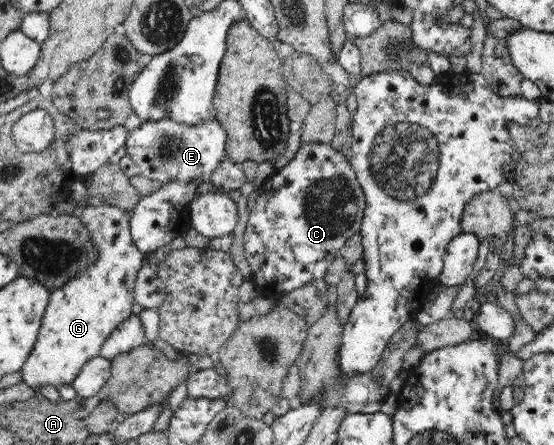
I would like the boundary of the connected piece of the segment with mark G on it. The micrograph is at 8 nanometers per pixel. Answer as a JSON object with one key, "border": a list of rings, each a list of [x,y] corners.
{"border":[[[105,203],[101,206],[85,207],[77,215],[88,230],[90,241],[96,248],[97,256],[95,262],[86,266],[85,270],[79,271],[63,286],[50,293],[50,300],[44,312],[37,342],[35,342],[33,352],[29,354],[29,358],[21,370],[21,382],[23,381],[27,386],[34,388],[35,393],[40,392],[40,388],[47,385],[59,388],[62,384],[72,384],[83,365],[93,357],[100,356],[103,343],[117,326],[127,320],[133,312],[132,308],[136,302],[134,300],[134,288],[137,272],[146,263],[146,255],[135,246],[130,233],[131,210]]]}

